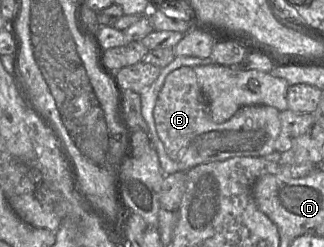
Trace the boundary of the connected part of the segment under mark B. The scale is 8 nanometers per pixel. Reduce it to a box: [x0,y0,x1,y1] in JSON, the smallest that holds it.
[153,66,281,172]

